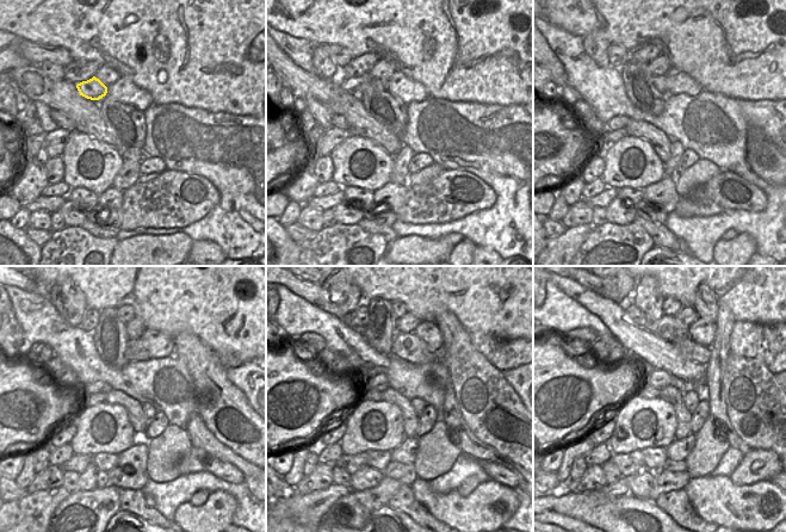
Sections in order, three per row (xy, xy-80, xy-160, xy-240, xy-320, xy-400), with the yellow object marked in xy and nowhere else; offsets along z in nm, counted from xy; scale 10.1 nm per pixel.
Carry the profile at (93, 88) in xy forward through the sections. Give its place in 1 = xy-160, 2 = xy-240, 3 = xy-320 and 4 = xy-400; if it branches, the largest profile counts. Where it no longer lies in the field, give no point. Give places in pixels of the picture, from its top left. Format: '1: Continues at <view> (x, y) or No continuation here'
1: Continues at xy-160 (660, 81)
2: Continues at xy-240 (135, 350)
3: Continues at xy-320 (407, 346)
4: Continues at xy-400 (694, 352)

